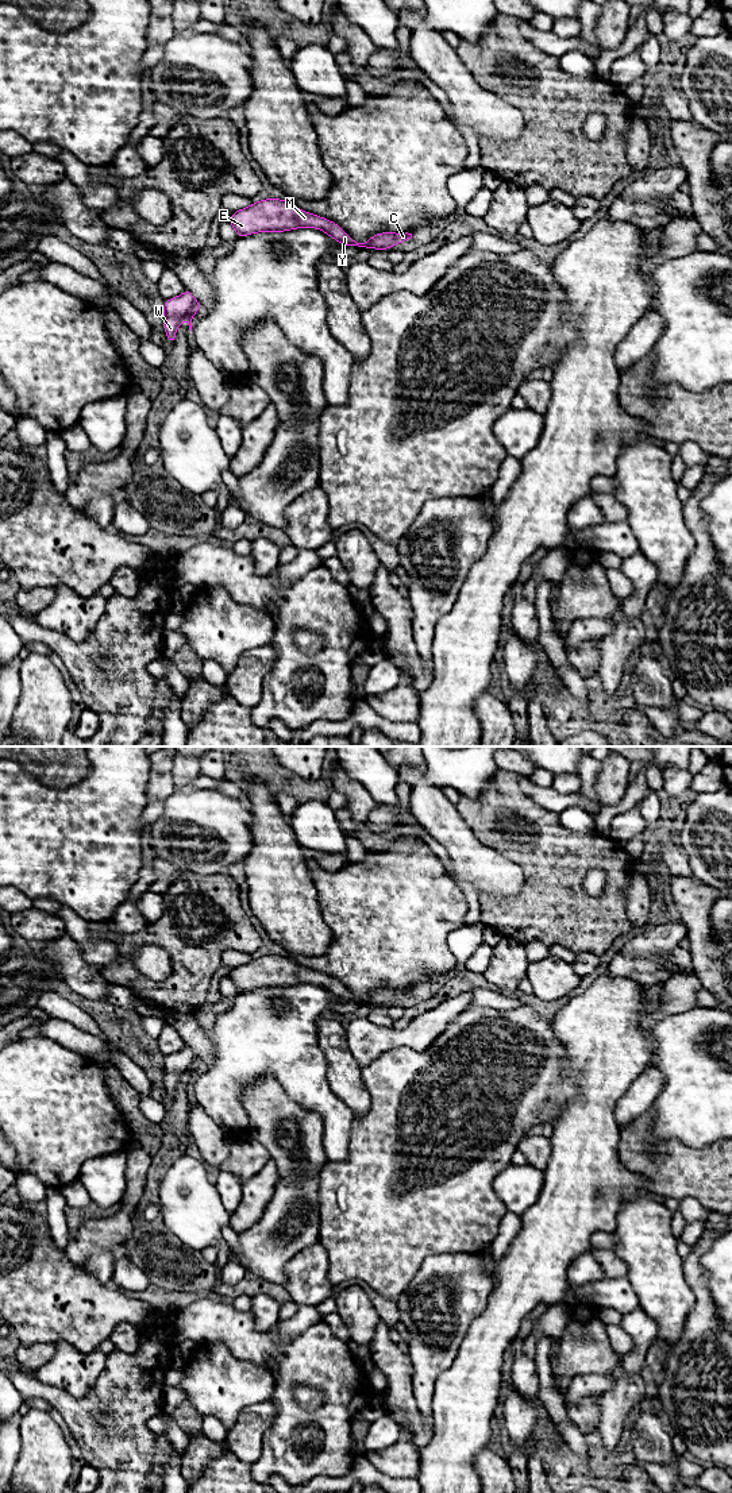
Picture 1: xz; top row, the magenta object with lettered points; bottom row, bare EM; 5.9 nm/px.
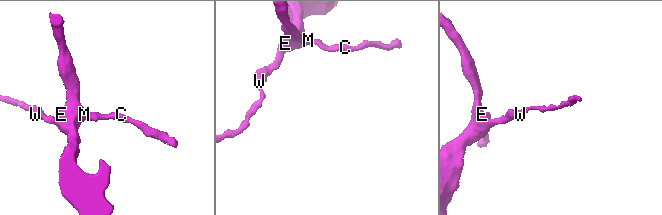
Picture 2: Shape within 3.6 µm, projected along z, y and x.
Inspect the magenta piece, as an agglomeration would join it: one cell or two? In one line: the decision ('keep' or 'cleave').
cleave

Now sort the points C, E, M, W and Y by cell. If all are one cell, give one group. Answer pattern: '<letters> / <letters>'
C E M Y / W

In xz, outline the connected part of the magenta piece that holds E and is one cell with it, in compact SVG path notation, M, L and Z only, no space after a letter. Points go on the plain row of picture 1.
M266 954L234 968L230 979L238 994L257 988L284 988L296 984L317 984L338 999L357 1004L386 1006L412 994L412 989L381 988L366 999L351 995L336 979L301 967L288 956Z

